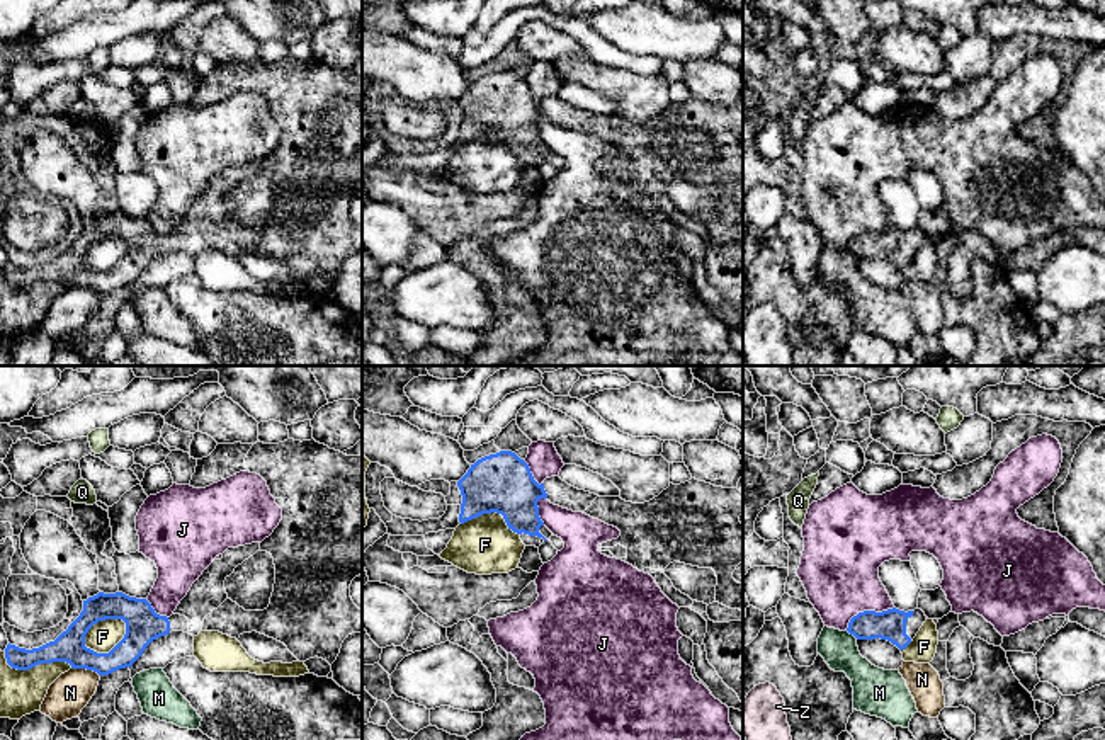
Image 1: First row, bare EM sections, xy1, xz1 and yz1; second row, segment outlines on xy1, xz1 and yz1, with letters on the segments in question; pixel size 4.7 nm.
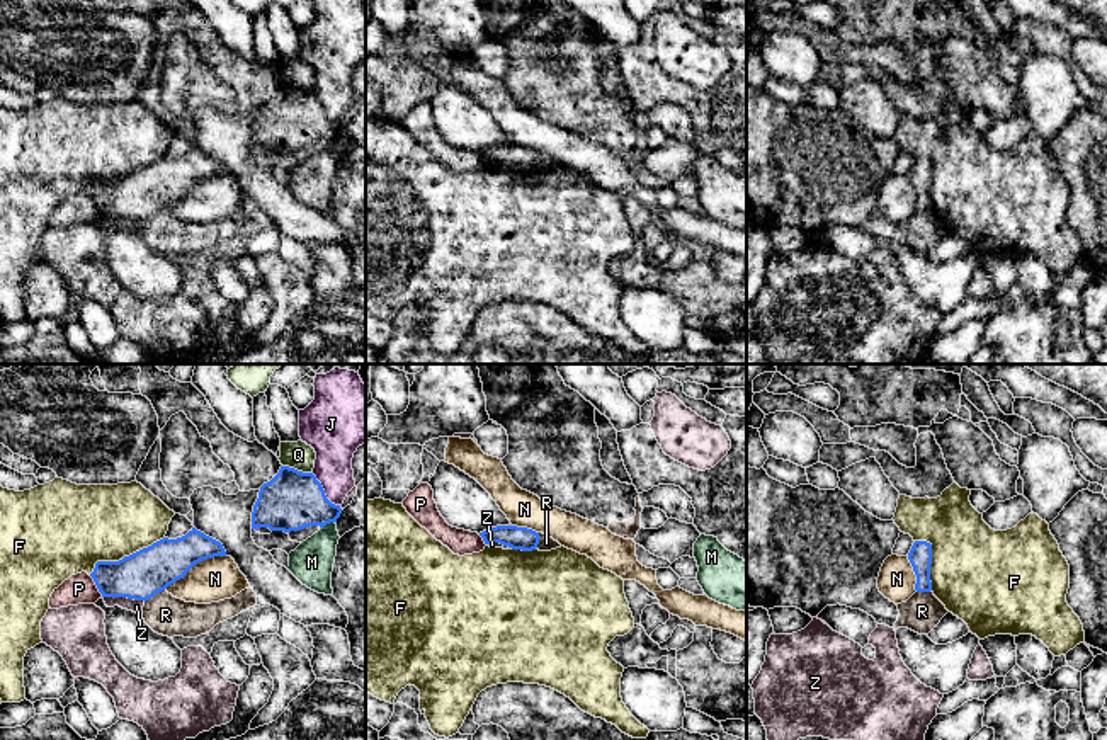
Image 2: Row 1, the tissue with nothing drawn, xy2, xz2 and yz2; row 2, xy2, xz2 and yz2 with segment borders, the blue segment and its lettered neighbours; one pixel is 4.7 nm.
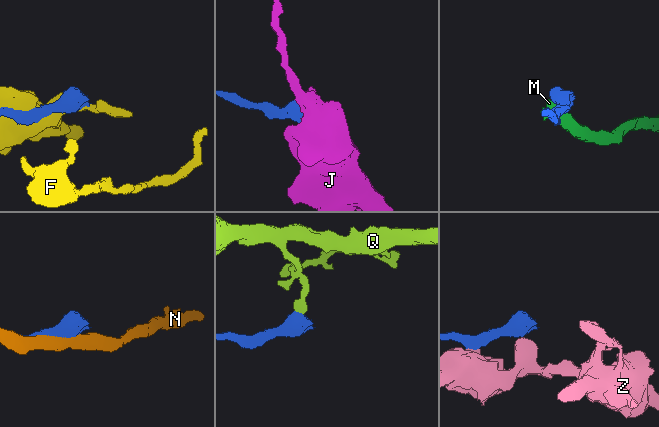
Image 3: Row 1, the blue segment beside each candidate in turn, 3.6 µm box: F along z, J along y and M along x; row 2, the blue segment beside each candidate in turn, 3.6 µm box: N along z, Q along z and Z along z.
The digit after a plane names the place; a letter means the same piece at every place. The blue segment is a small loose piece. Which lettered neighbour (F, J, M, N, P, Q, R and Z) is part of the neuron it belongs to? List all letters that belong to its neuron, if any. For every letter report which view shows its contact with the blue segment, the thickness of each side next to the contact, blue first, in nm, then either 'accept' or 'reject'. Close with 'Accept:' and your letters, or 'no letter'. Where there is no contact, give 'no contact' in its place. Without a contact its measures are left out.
F: xy1 | 170/140 nm | reject
J: yz1 | 150/380 nm | reject
M: xy2 | 280/200 nm | reject
N: xy2 | 220/200 nm | reject
P: xy2 | 220/140 nm | reject
Q: xy2 | 280/130 nm | reject
R: xy2 | 220/190 nm | reject
Z: xy2 | 220/60 nm | reject
Accept: no letter

